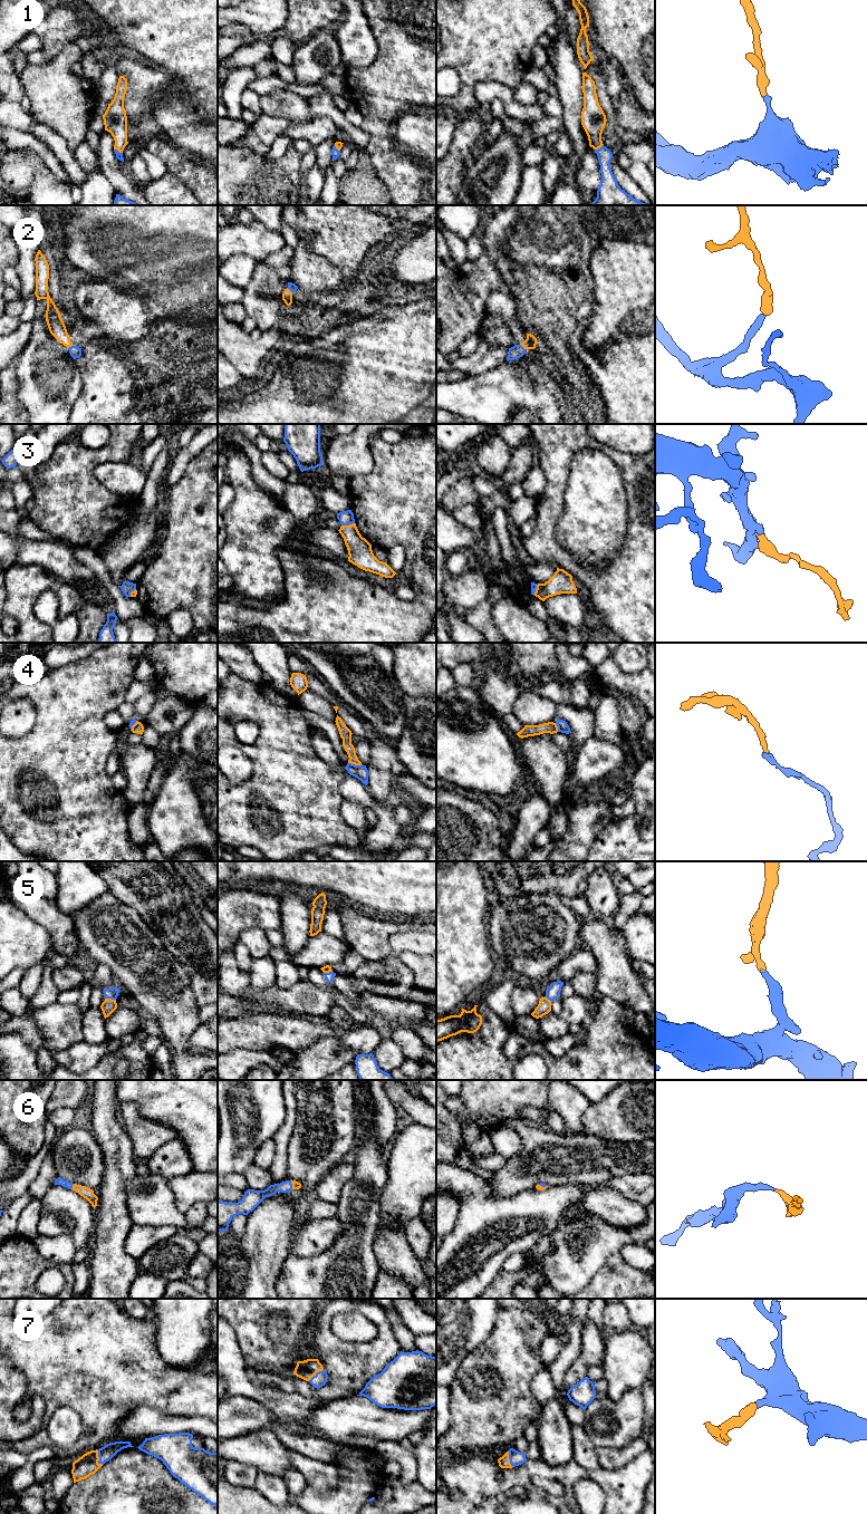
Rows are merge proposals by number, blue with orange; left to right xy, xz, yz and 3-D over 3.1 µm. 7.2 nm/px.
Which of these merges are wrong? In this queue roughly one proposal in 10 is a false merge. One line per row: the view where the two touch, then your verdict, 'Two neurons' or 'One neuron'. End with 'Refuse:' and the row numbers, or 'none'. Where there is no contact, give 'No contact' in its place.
1: Touches blue in yz. One neuron
2: Touches blue in yz. One neuron
3: Touches blue in xz. One neuron
4: Touches blue in xz. One neuron
5: Touches blue in xy. One neuron
6: Touches blue in xy. One neuron
7: Touches blue in xy. One neuron
Refuse: none

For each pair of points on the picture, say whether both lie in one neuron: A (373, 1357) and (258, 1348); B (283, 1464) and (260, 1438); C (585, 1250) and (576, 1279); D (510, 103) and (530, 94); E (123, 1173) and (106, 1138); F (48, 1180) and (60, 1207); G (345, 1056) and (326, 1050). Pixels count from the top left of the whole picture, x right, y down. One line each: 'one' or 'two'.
A: two
B: one
C: one
D: two
E: one
F: two
G: one

